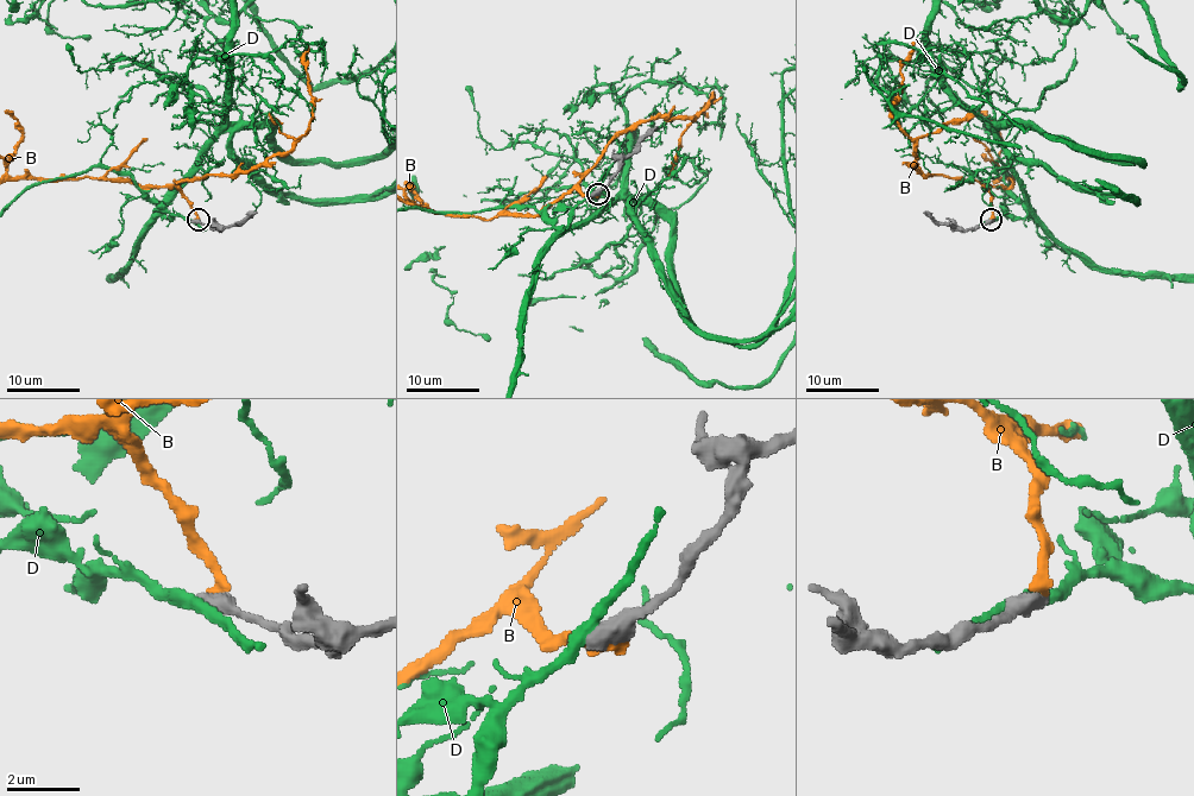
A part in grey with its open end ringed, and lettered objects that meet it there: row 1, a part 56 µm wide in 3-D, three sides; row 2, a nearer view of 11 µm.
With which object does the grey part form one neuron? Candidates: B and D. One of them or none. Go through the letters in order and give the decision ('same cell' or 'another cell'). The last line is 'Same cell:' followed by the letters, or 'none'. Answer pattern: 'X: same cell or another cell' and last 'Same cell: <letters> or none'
B: same cell
D: another cell
Same cell: B

